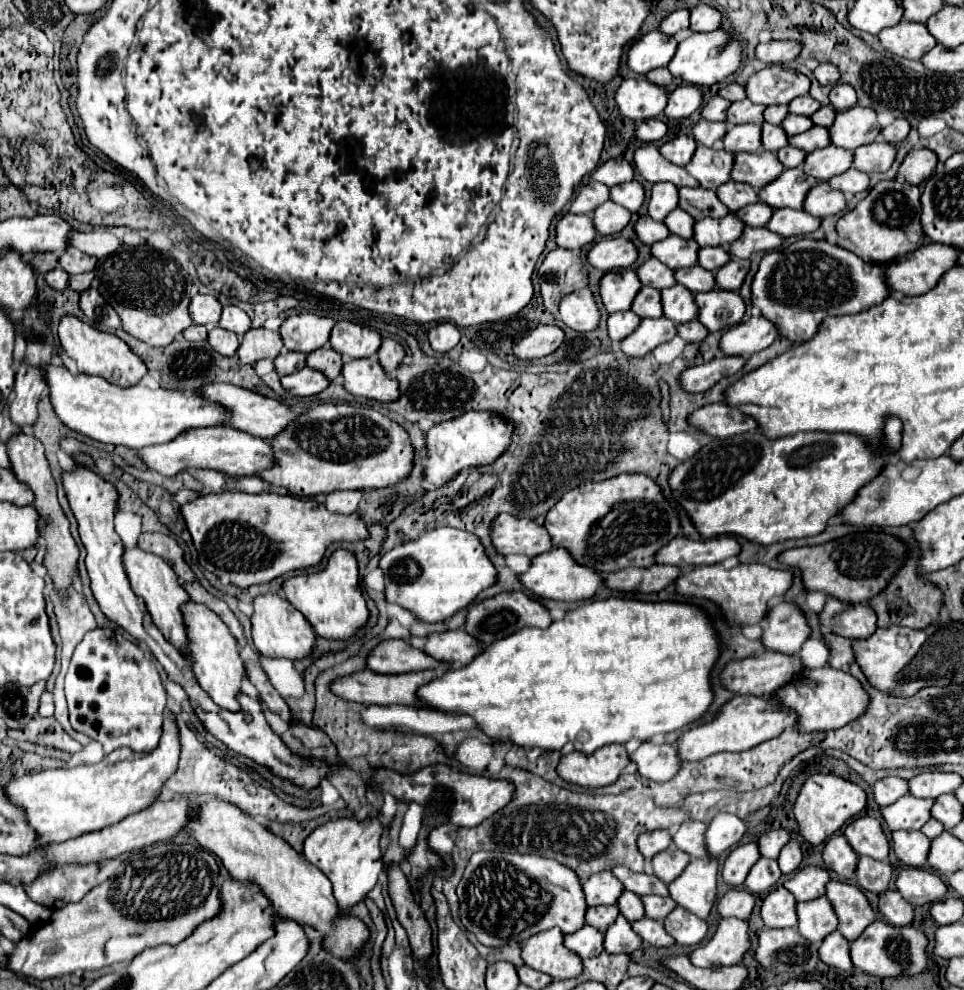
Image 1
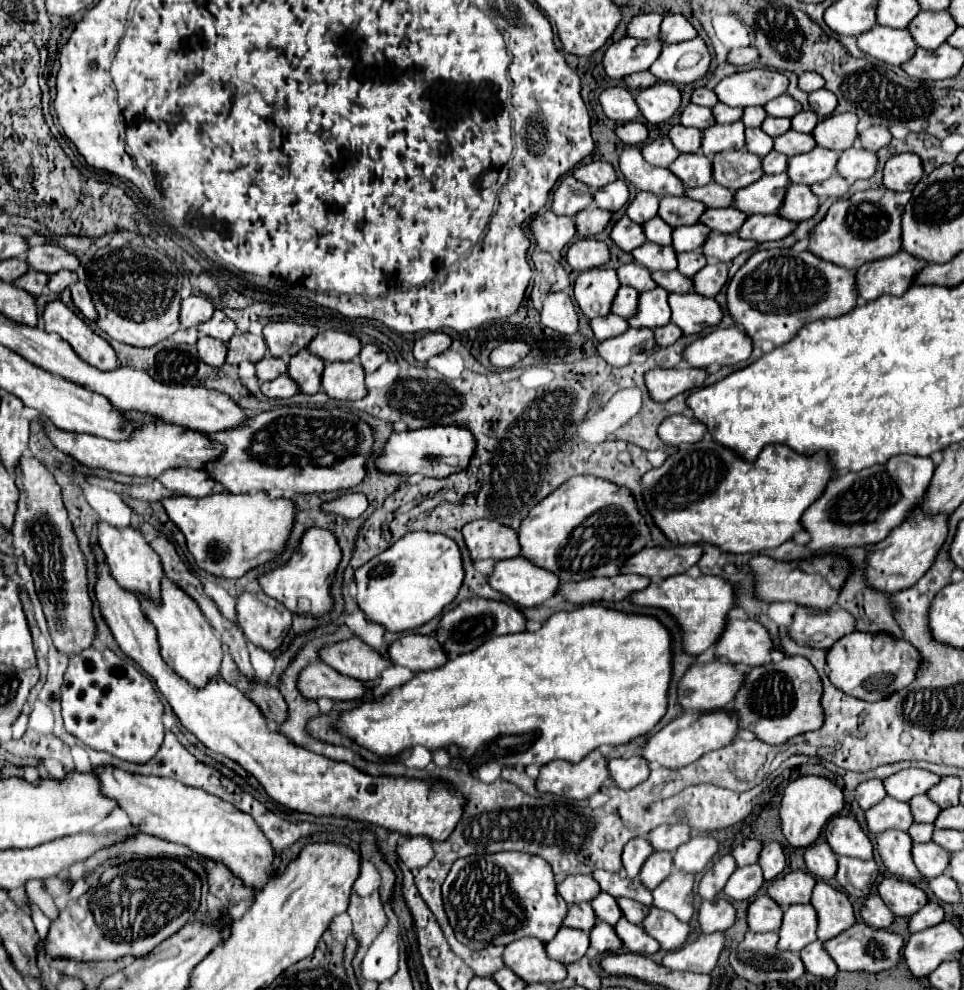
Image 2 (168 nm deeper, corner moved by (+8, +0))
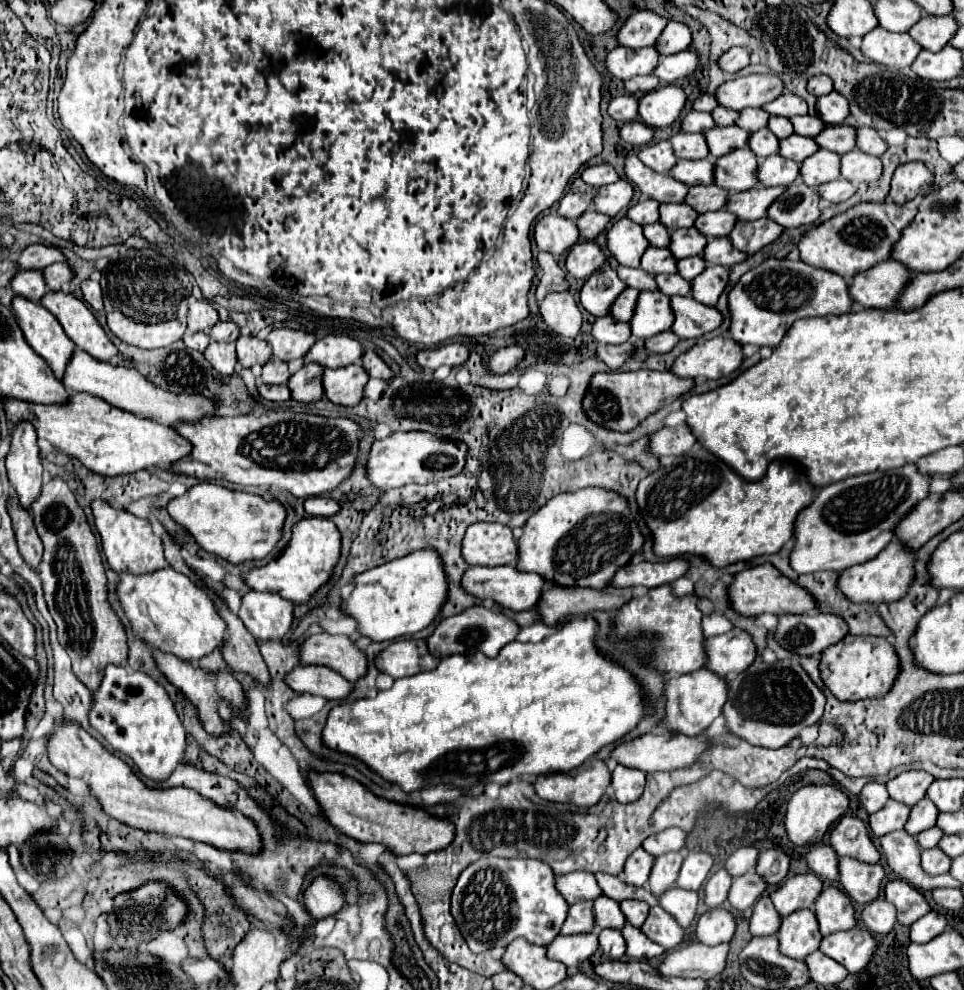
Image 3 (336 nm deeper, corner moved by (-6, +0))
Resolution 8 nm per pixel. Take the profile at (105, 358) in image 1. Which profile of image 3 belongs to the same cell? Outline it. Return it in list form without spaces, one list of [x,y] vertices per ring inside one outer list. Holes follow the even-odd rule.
[[[48,292],[40,304],[50,310],[62,324],[66,336],[92,358],[102,362],[112,362],[118,348],[110,342],[104,328],[98,324],[94,314],[86,308],[82,300],[64,292]]]

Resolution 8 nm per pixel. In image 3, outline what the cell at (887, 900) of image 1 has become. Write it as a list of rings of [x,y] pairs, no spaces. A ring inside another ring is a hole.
[[[878,898],[864,906],[862,922],[874,934],[888,934],[896,924],[896,910],[884,898]]]

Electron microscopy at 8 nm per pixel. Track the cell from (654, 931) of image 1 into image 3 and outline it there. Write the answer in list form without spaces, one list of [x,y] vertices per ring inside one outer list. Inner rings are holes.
[[[626,924],[622,928],[622,936],[626,940],[626,956],[630,956],[634,960],[648,960],[648,958],[664,954],[664,948],[658,946],[656,942],[652,942],[640,928]]]

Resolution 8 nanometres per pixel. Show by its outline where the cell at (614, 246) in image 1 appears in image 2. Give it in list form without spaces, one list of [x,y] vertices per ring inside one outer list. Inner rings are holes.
[[[582,238],[576,240],[568,252],[566,252],[566,262],[572,270],[584,272],[590,268],[598,268],[604,262],[608,262],[610,258],[610,250],[604,242],[594,240],[594,238]]]

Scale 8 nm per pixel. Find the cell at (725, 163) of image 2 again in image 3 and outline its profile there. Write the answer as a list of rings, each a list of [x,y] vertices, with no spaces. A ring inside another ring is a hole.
[[[750,148],[734,150],[716,160],[714,184],[728,192],[742,192],[758,186],[758,158]]]

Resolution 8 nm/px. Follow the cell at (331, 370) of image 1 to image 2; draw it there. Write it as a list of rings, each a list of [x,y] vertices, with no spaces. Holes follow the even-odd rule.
[[[300,350],[290,356],[288,376],[298,384],[300,394],[316,394],[320,392],[320,374],[324,370],[324,362],[310,354],[308,350]]]

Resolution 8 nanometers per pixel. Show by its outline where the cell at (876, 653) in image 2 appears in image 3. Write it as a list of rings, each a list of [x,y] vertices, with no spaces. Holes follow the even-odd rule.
[[[848,634],[844,640],[822,652],[820,672],[824,684],[832,690],[838,700],[882,698],[886,692],[890,692],[894,678],[898,678],[900,662],[894,646],[886,638]]]

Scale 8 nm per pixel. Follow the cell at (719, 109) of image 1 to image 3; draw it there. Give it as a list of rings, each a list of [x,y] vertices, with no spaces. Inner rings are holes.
[[[692,110],[682,120],[682,130],[684,132],[702,132],[704,134],[704,132],[708,132],[712,128],[716,128],[716,122],[714,122],[712,114],[708,114],[708,112]]]

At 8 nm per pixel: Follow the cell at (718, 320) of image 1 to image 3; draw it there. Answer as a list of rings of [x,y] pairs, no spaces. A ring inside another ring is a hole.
[[[674,296],[670,304],[676,316],[672,330],[680,338],[700,338],[716,330],[724,320],[718,308],[696,302],[692,296]]]

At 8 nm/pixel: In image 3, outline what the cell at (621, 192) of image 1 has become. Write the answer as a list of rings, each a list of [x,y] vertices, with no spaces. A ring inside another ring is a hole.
[[[618,180],[614,184],[602,186],[596,190],[594,196],[594,208],[602,214],[616,216],[620,210],[630,206],[630,200],[634,196],[634,188],[626,180]]]

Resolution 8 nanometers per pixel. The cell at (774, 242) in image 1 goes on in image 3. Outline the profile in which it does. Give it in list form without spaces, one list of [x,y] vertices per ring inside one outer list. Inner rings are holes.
[[[728,236],[710,238],[702,256],[704,256],[704,260],[708,264],[732,262],[732,264],[720,264],[720,266],[734,266],[734,264],[740,264],[740,262],[744,262],[748,258],[748,254],[742,254],[740,250],[734,250],[734,246],[730,246],[730,238]]]

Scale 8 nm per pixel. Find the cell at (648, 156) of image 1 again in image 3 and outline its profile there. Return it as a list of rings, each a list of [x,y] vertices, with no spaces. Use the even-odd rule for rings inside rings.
[[[636,154],[628,156],[624,170],[628,180],[636,184],[644,196],[658,202],[684,202],[688,194],[688,186],[684,182],[670,178],[670,174],[658,174],[650,170]]]

